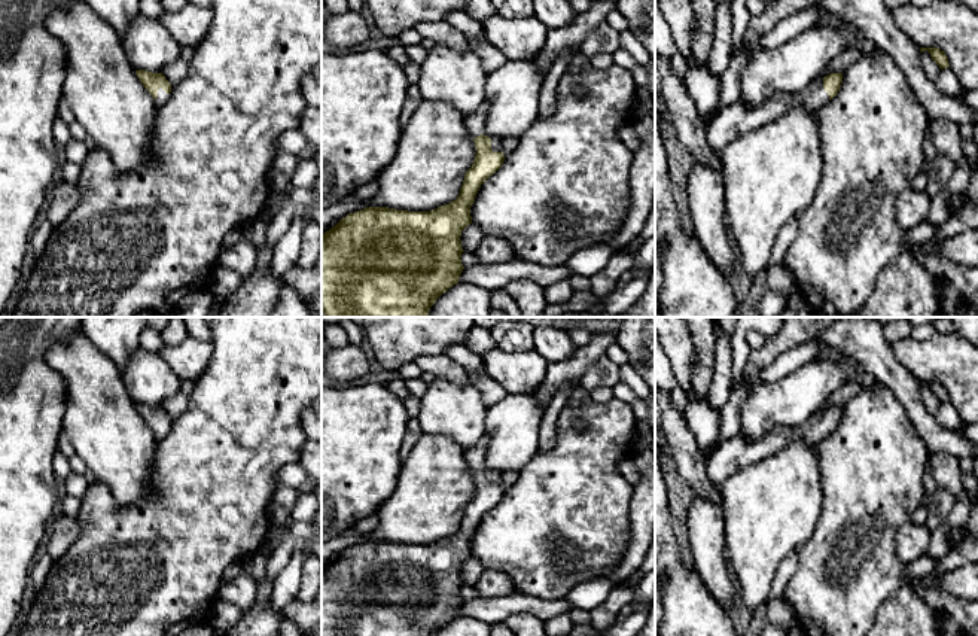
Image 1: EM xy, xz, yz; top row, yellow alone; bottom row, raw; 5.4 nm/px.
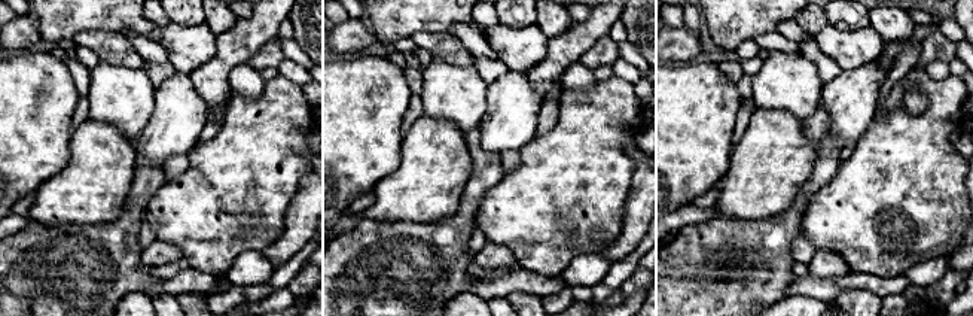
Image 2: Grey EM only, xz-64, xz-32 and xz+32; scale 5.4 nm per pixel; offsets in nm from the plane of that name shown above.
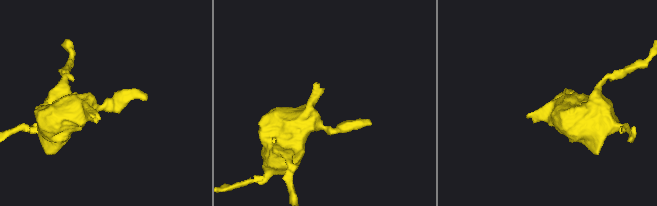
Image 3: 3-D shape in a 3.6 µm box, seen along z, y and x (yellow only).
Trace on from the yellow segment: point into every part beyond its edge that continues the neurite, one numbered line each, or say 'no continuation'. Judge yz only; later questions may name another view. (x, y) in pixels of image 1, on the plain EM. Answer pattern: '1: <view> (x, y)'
1: yz (731, 455)

